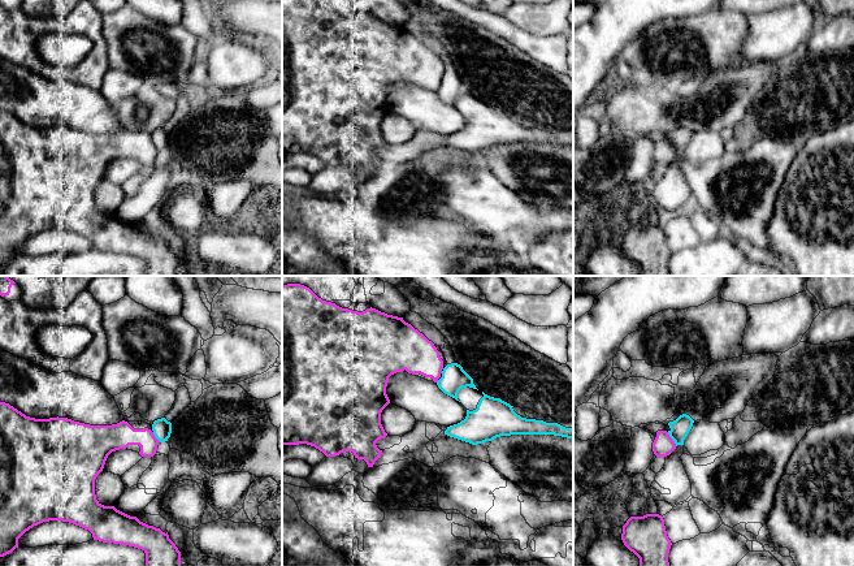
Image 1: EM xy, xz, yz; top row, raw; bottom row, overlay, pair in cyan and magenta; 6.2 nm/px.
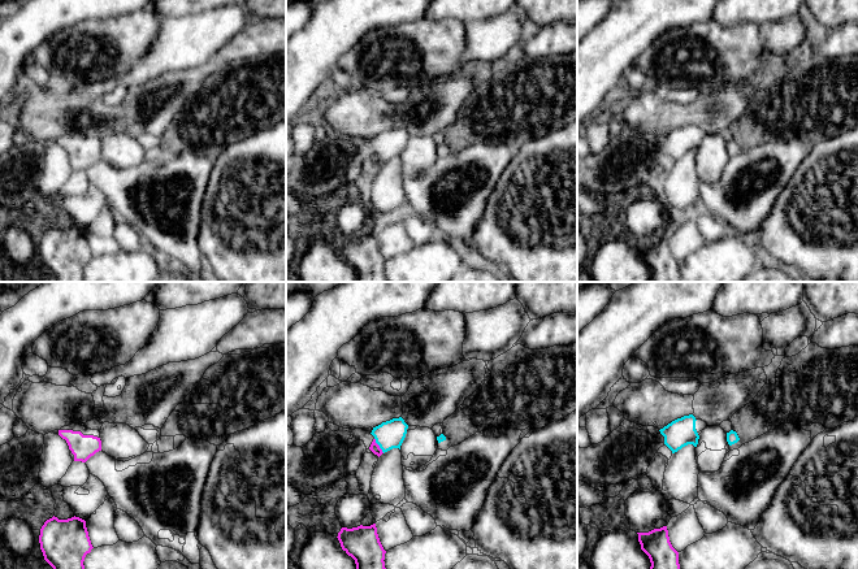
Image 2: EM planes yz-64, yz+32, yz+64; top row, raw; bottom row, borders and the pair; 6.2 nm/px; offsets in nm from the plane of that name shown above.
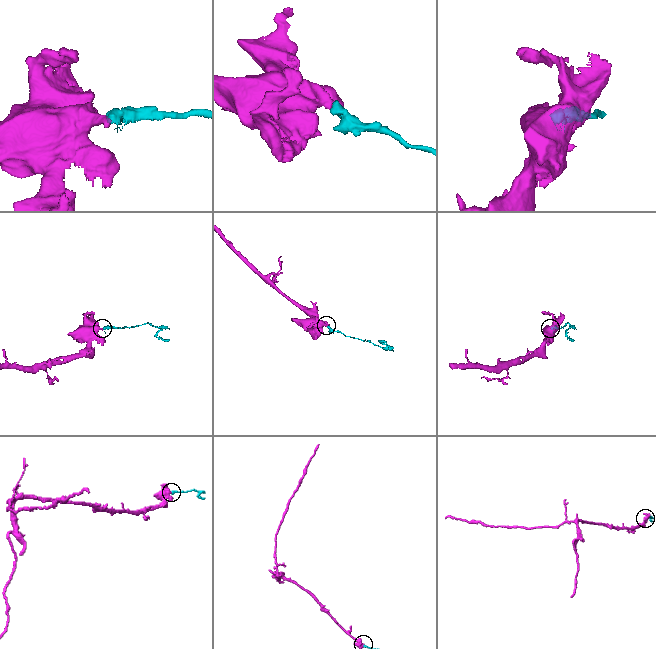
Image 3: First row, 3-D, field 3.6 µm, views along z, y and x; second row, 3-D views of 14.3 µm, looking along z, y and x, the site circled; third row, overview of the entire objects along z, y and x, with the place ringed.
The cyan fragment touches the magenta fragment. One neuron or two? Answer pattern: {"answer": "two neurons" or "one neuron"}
{"answer": "two neurons"}

